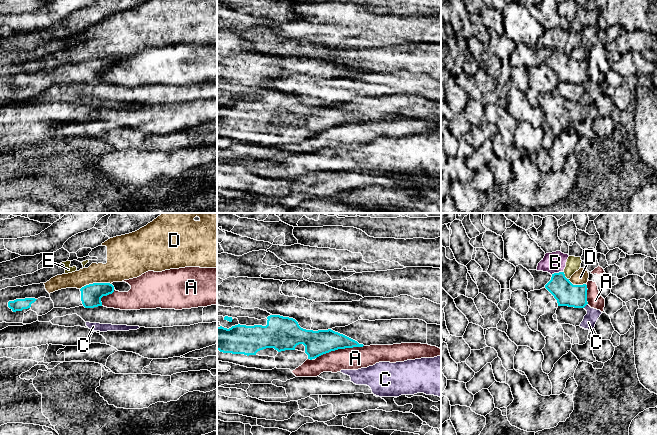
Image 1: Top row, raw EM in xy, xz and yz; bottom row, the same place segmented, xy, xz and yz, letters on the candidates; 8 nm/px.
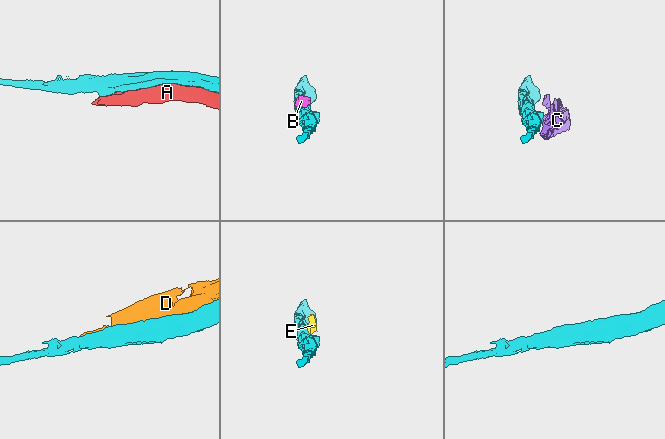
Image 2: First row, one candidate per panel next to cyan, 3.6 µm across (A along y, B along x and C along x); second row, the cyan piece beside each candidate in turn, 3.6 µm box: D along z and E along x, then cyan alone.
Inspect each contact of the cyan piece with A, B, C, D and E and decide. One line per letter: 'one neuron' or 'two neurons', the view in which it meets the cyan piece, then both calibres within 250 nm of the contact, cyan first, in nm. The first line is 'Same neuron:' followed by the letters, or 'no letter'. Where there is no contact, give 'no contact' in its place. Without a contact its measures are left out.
Same neuron: no letter
A: two neurons; meets cyan in xz; 200 nm thick on the cyan side, 180 nm on the other
B: two neurons; meets cyan in yz; 190 nm thick on the cyan side, 170 nm on the other
C: two neurons; meets cyan in yz; 190 nm thick on the cyan side, 110 nm on the other
D: two neurons; meets cyan in xy; 170 nm thick on the cyan side, 240 nm on the other
E: two neurons; meets cyan in yz; 190 nm thick on the cyan side, 120 nm on the other

